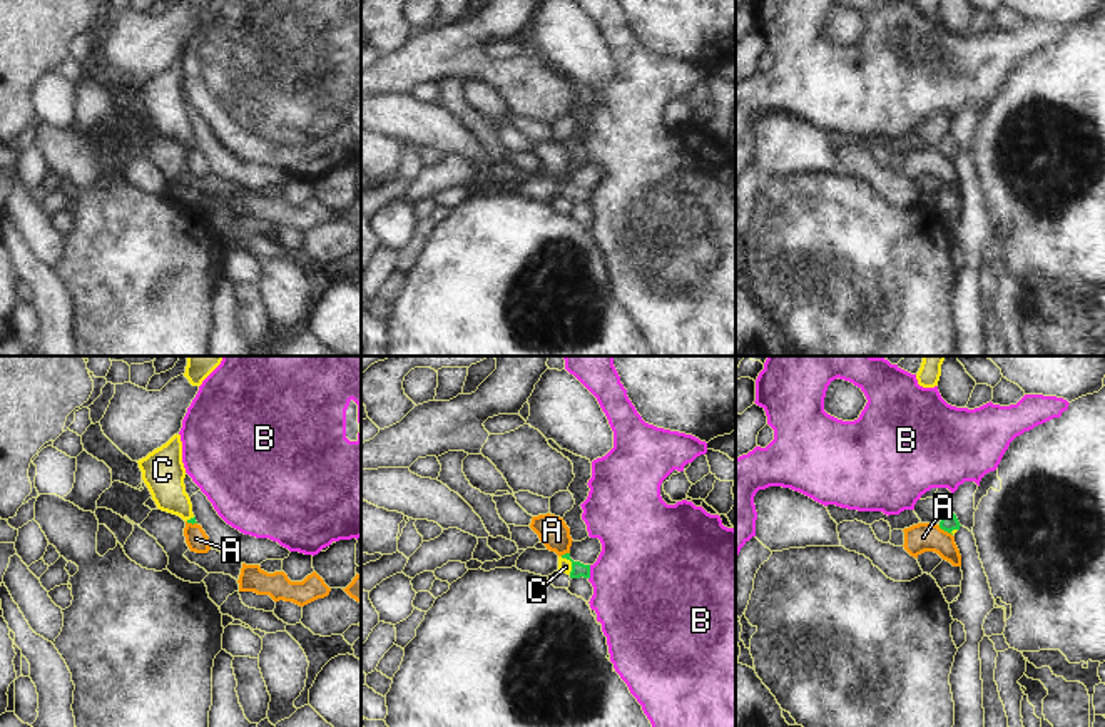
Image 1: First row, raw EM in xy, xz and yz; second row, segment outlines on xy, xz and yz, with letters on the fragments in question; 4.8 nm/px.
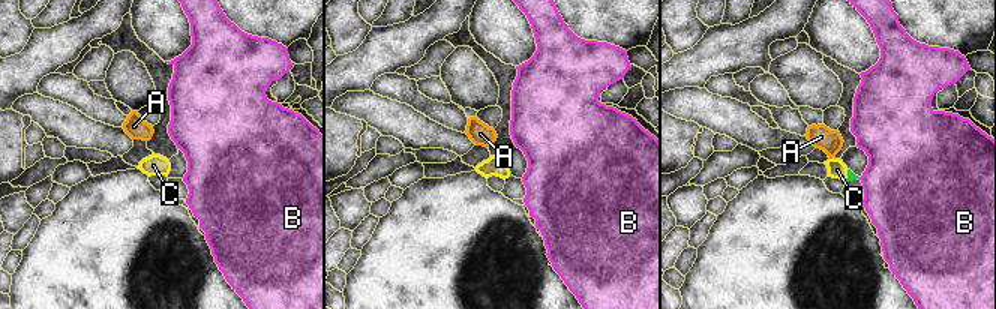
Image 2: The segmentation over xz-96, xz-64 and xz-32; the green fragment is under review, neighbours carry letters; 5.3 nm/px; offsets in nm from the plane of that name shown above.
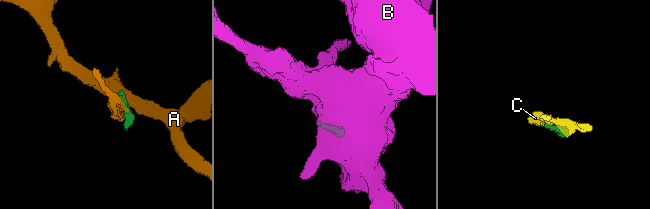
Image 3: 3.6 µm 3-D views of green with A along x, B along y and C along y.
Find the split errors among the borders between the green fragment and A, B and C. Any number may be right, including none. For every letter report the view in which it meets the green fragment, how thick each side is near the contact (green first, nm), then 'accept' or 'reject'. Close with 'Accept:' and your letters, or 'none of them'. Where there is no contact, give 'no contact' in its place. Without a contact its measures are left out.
A: contact in yz; calibres 80 and 140 nm; reject
B: contact in xz; calibres 70 and 460 nm; reject
C: contact in xz; calibres 70 and 60 nm; accept
Accept: C

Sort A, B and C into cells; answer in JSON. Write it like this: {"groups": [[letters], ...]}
{"groups": [["A"], ["B"], ["C"]]}

